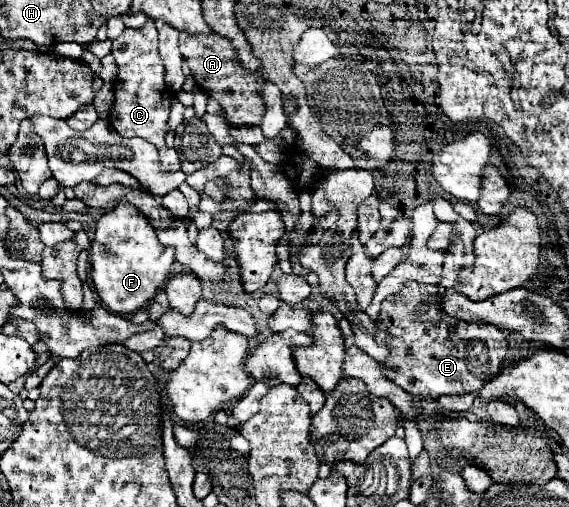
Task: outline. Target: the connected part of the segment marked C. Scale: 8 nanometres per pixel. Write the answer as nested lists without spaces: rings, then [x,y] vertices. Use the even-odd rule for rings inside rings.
[[[148,21],[140,29],[126,29],[112,41],[112,55],[118,65],[118,79],[114,83],[114,103],[110,111],[110,125],[122,137],[142,137],[154,143],[160,151],[164,147],[164,125],[168,123],[172,89],[164,81],[164,65],[158,55],[158,31],[154,21]]]

